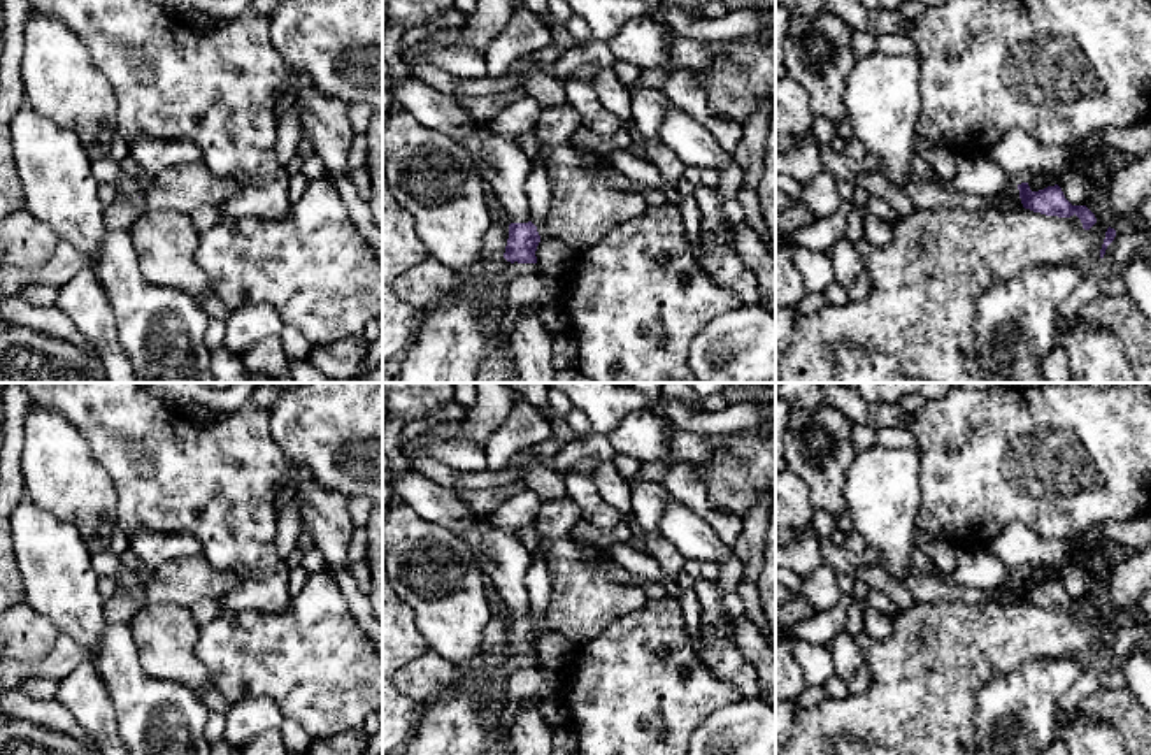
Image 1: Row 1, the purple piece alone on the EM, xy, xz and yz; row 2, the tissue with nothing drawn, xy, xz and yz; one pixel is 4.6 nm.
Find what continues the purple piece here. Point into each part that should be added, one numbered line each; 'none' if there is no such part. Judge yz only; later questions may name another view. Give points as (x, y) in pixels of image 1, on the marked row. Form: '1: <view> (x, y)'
none

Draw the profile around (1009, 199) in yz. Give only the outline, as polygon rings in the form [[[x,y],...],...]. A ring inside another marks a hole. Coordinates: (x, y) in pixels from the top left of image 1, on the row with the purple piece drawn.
[[[1011,184],[1007,190],[1004,190],[998,195],[991,195],[990,198],[995,204],[995,207],[1004,211],[1023,207],[1018,184]]]

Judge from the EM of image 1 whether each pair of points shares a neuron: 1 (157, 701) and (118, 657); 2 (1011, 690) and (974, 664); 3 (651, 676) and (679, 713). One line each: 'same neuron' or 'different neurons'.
1: same neuron
2: different neurons
3: same neuron

